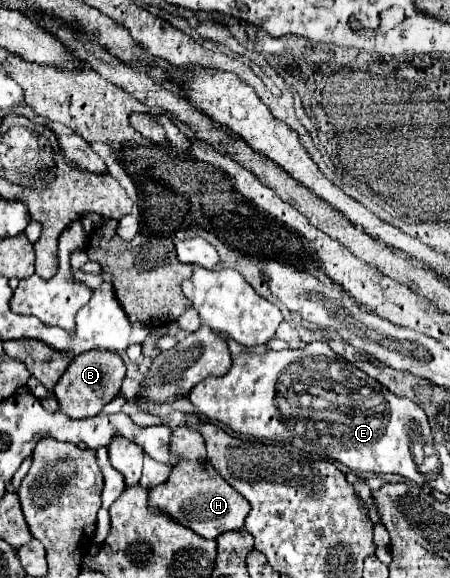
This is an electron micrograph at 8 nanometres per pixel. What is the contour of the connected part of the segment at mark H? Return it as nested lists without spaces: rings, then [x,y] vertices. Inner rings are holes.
[[[182,460],[176,464],[164,484],[158,484],[148,490],[148,508],[160,510],[170,516],[176,524],[190,528],[198,536],[218,538],[228,530],[240,530],[244,518],[250,512],[250,504],[240,496],[220,474],[208,464],[208,460]]]

